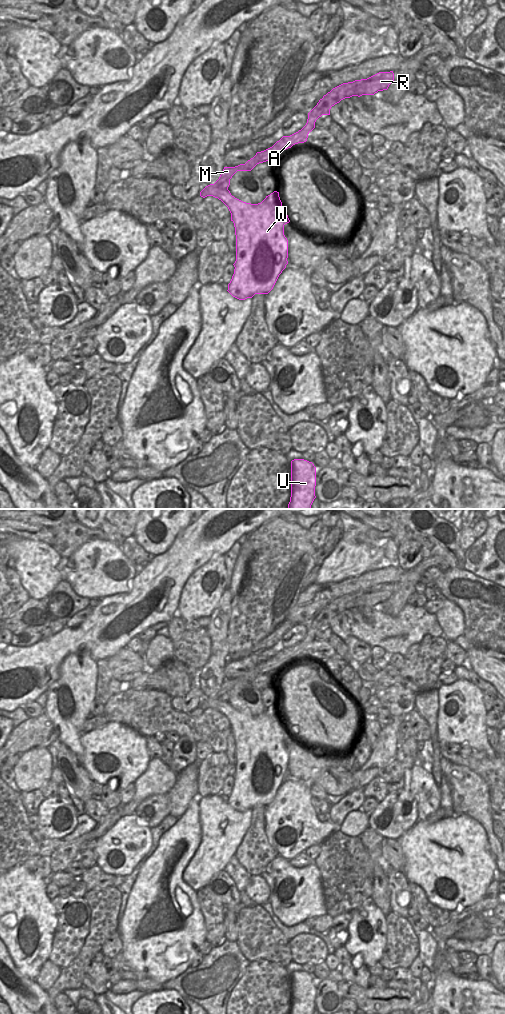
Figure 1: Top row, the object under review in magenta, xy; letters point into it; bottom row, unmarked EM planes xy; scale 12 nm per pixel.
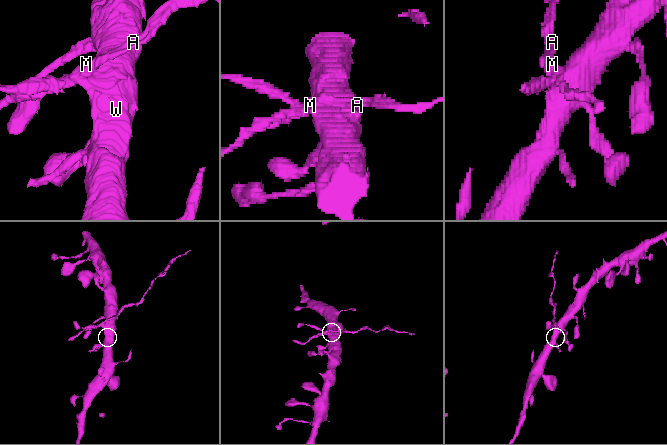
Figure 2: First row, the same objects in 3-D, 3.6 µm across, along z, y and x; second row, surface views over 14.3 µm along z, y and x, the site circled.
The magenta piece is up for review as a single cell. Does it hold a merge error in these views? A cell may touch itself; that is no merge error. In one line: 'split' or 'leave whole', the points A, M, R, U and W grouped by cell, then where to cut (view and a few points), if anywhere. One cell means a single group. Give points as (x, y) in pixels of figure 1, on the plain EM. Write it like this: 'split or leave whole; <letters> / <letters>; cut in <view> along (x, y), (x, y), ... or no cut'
split; A M R / U W; cut in xy along (209, 697), (227, 702)

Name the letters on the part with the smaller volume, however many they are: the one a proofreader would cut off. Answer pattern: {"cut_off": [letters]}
{"cut_off": ["A", "M", "R"]}

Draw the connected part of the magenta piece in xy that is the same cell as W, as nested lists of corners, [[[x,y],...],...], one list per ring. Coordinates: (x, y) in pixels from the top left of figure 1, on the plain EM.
[[[210,697],[200,704],[200,708],[213,708],[221,712],[228,719],[234,735],[236,773],[227,803],[239,812],[252,810],[255,806],[268,806],[288,776],[288,752],[284,747],[284,737],[290,732],[282,718],[279,704],[274,703],[258,716],[243,714],[232,708],[229,702]]]

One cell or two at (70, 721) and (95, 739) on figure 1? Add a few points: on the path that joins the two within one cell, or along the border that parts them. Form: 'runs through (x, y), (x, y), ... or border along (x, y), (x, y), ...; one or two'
border along (82, 734), (80, 743), (83, 748), (83, 758); two

